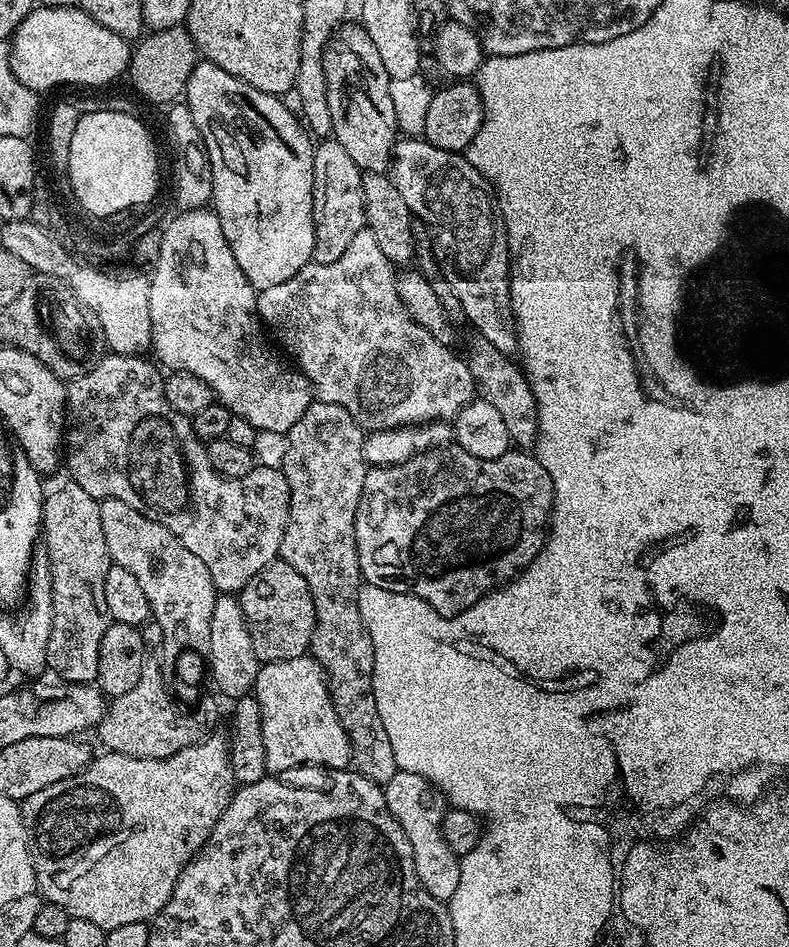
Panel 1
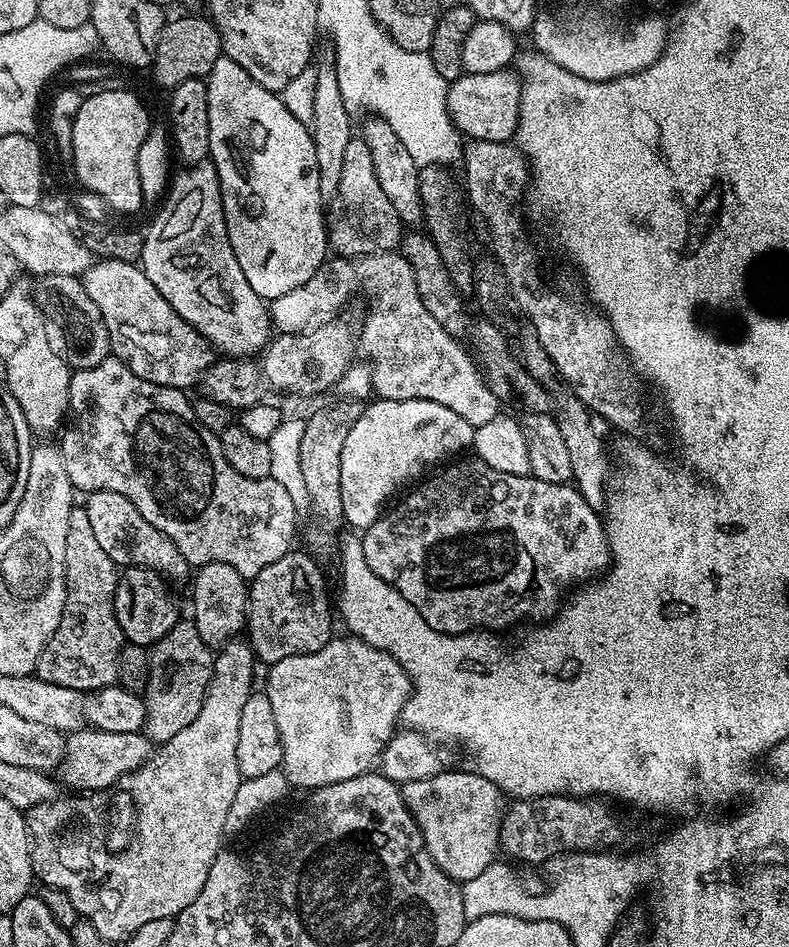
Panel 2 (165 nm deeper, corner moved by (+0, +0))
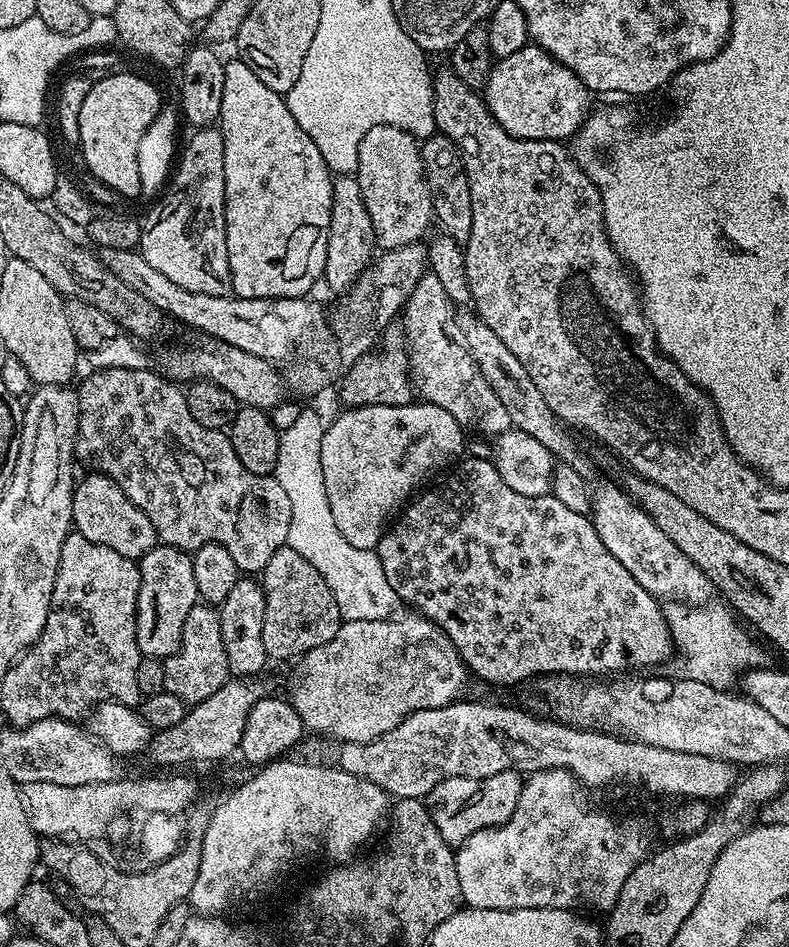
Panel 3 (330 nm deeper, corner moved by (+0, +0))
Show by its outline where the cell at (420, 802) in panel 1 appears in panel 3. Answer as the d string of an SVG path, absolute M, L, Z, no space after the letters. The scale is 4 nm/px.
M515 769L499 771L486 778L459 776L444 779L434 790L428 792L428 812L443 840L456 848L484 828L505 824L517 809L523 781L523 777Z

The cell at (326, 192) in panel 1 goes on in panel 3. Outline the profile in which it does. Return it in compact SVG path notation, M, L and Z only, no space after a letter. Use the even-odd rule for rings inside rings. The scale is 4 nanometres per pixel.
M392 124L370 129L360 144L355 170L362 198L370 214L377 245L383 250L396 250L423 239L428 224L431 225L432 199L424 176L420 144L412 133ZM380 196L380 204L376 204Z

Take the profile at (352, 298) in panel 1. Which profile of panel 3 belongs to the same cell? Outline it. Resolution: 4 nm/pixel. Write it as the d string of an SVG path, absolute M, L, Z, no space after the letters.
M427 274L414 286L407 304L402 311L402 332L406 337L408 371L412 377L412 387L420 392L427 403L446 410L465 430L473 428L484 436L495 438L513 427L510 414L498 398L495 390L486 382L480 367L472 360L472 355L463 343L457 342L448 333L450 328L450 301L444 293L442 282L434 275Z

